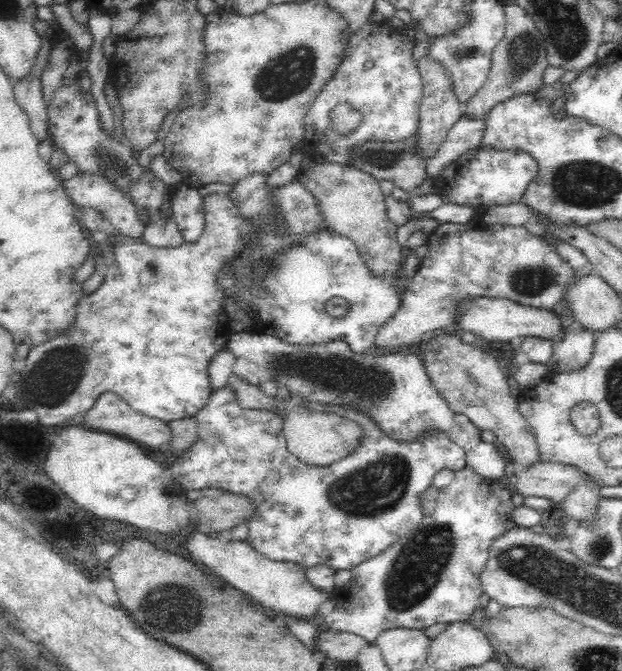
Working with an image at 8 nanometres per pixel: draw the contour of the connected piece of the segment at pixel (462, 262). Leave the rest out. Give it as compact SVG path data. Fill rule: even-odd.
M440 224L434 232L430 232L428 238L430 252L420 262L420 270L412 278L412 284L404 290L402 308L386 322L380 332L376 334L374 350L392 354L394 350L410 350L416 348L418 336L430 336L438 330L452 330L452 324L458 318L458 312L462 310L464 300L472 298L508 298L512 302L518 302L522 306L532 306L540 310L552 310L554 304L564 300L564 294L572 288L574 280L578 280L578 272L572 270L572 266L560 258L556 248L542 240L540 236L530 234L524 226L510 226L510 224L490 224L490 226L460 226L460 224Z

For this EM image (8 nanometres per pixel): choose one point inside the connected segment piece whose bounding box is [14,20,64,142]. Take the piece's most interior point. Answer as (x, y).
(28, 92)

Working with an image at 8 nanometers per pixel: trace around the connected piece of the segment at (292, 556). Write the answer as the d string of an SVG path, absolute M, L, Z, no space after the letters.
M228 386L218 388L218 390L212 392L208 404L194 416L194 418L198 420L198 440L194 442L194 446L190 446L190 450L186 450L184 454L178 456L176 464L170 468L170 474L172 474L172 478L174 478L178 484L182 484L186 490L218 488L218 490L226 490L226 492L230 492L230 494L242 494L242 496L246 496L246 498L254 504L254 512L252 512L254 516L250 516L250 520L246 522L246 524L248 524L248 530L250 530L246 542L248 542L250 546L254 546L254 550L256 550L258 554L262 554L262 556L266 556L266 558L270 558L270 560L276 560L276 562L294 562L294 564L298 564L302 570L312 568L312 566L316 566L316 564L330 566L334 572L338 572L338 570L352 570L352 568L356 568L358 564L366 562L368 558L374 558L374 556L382 554L384 550L388 550L392 544L396 544L400 538L408 536L416 526L422 524L422 520L424 520L424 510L422 510L422 504L420 504L420 494L426 492L426 490L432 486L432 480L434 480L436 472L440 472L440 470L444 470L444 468L458 472L458 470L466 468L468 462L466 462L466 452L464 452L464 448L458 446L458 442L450 440L450 438L448 438L444 432L440 432L440 430L438 430L438 432L426 432L426 434L422 434L420 438L416 438L414 442L398 442L398 440L386 436L386 434L378 428L378 424L376 424L370 416L366 416L364 412L358 412L358 410L354 412L354 410L350 410L350 408L340 408L338 414L340 414L342 418L348 418L348 420L356 422L356 424L362 428L364 434L362 434L362 438L360 438L360 444L356 446L356 450L354 450L350 456L340 458L338 462L330 464L328 468L326 468L326 466L308 466L308 464L300 462L300 458L298 458L296 454L292 454L292 452L288 450L288 440L286 440L286 434L284 434L284 416L282 416L282 414L276 414L274 410L248 410L248 408L242 408L232 388L228 388Z

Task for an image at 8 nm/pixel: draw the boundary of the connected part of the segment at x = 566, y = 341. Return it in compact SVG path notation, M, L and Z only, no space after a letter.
M582 328L582 330L566 330L560 342L554 342L554 354L546 362L550 372L572 372L584 368L594 352L596 334Z

